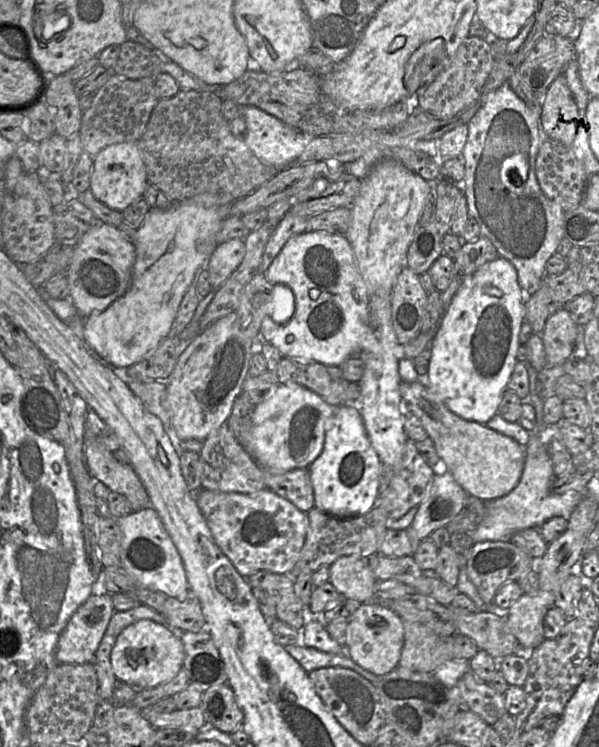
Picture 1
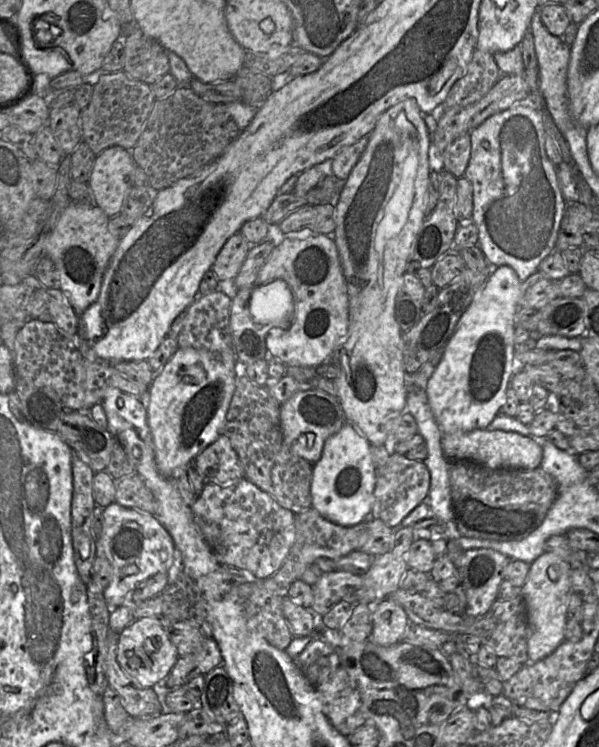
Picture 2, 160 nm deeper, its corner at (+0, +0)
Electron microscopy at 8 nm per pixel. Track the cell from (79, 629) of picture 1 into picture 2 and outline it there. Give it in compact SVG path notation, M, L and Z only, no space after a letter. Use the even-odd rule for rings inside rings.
M116 502L111 503L110 505L106 506L103 509L102 534L100 538L96 541L96 556L105 557L110 562L113 569L111 582L103 592L104 599L109 607L109 612L110 612L110 607L120 607L123 601L125 600L125 598L127 597L127 595L130 594L136 588L136 586L140 584L141 582L147 580L148 578L158 573L163 573L163 572L168 573L168 571L171 569L171 567L174 565L174 562L175 562L174 551L175 551L175 545L174 545L171 535L168 533L165 527L160 523L160 521L156 518L155 515L151 513L147 513L147 512L142 512L136 509L126 508Z

